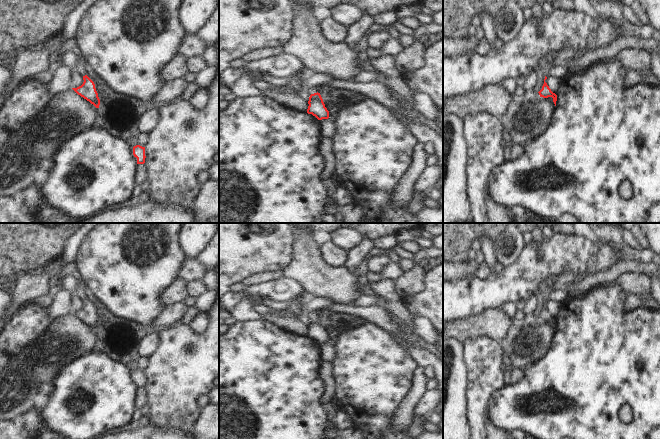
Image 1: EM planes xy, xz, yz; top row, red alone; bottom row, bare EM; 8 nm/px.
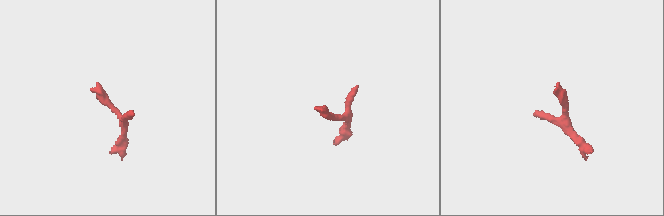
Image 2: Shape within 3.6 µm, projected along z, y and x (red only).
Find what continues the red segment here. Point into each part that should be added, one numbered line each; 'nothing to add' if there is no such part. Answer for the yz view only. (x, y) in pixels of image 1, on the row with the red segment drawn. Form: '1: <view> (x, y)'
nothing to add

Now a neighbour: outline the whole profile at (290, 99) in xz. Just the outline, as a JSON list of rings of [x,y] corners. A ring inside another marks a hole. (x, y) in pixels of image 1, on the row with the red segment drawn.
[[[271,91],[265,92],[269,98],[277,101],[287,108],[307,112],[308,101],[310,96],[301,97],[294,91]]]

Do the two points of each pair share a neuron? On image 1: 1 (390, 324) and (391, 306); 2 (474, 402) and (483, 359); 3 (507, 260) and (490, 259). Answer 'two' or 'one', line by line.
1: two
2: one
3: two

